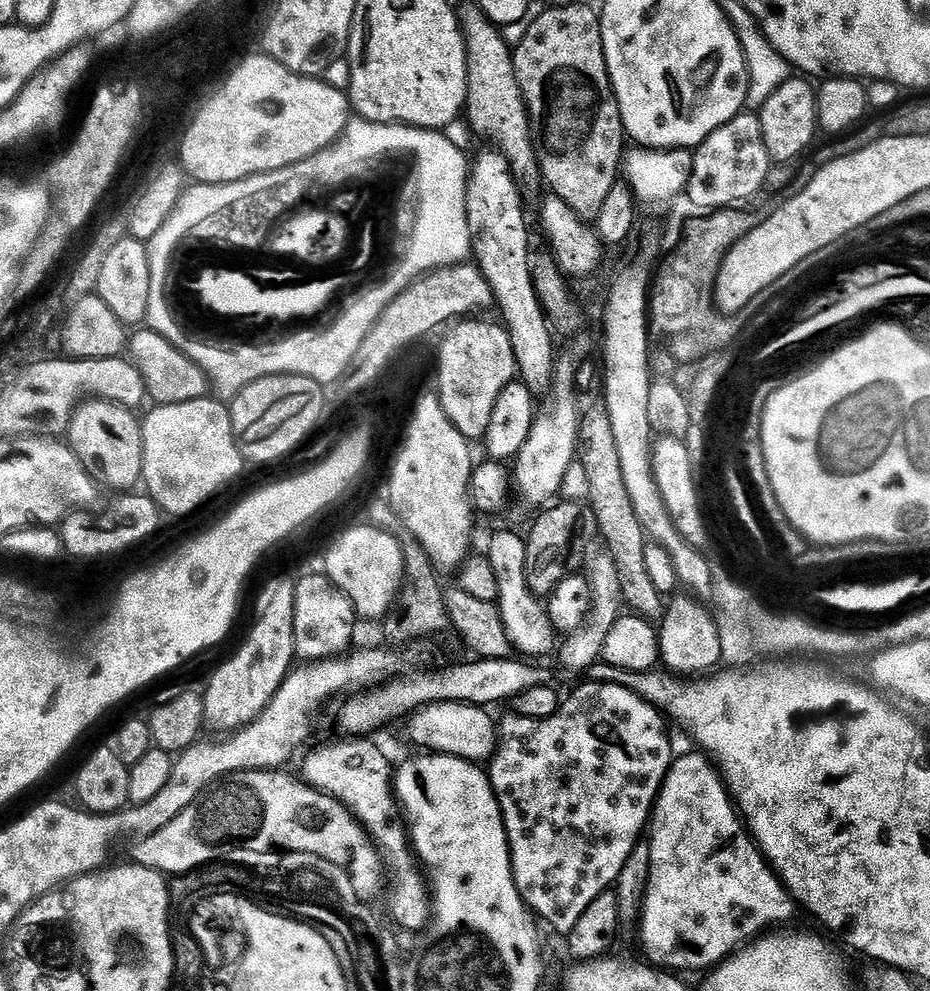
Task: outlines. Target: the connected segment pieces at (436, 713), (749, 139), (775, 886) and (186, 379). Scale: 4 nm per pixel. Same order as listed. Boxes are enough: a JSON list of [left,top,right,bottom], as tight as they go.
[[407,702,498,762],[686,114,770,210],[638,755,794,970],[126,326,210,405]]

